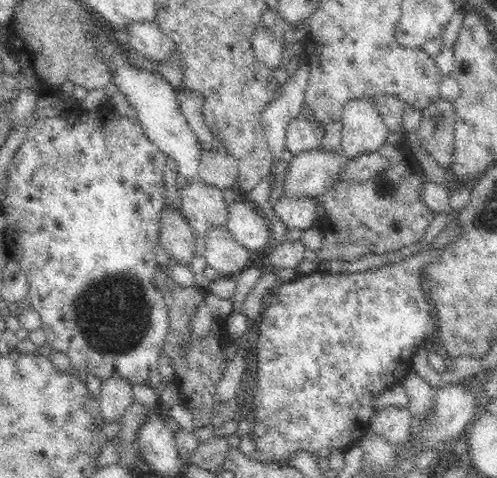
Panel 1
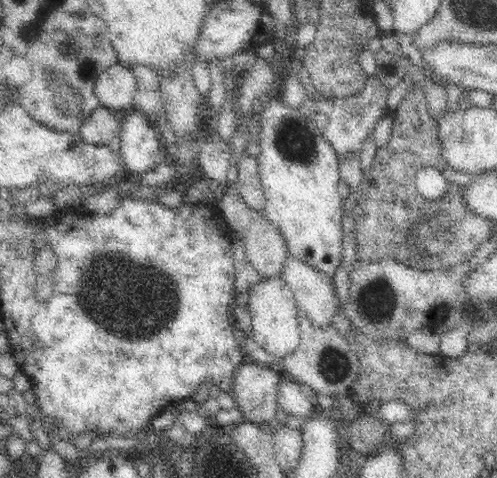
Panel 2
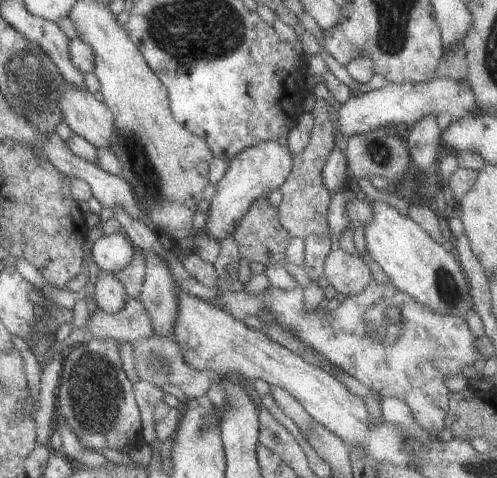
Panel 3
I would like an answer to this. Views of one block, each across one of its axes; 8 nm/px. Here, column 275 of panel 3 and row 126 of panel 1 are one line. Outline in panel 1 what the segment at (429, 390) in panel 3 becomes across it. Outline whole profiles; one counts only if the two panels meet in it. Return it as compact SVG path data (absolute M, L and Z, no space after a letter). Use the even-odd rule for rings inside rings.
M300 116L300 118L292 120L288 126L286 148L288 148L288 152L292 152L292 156L312 152L312 150L320 150L324 146L322 144L324 134L326 134L326 130L320 122Z

